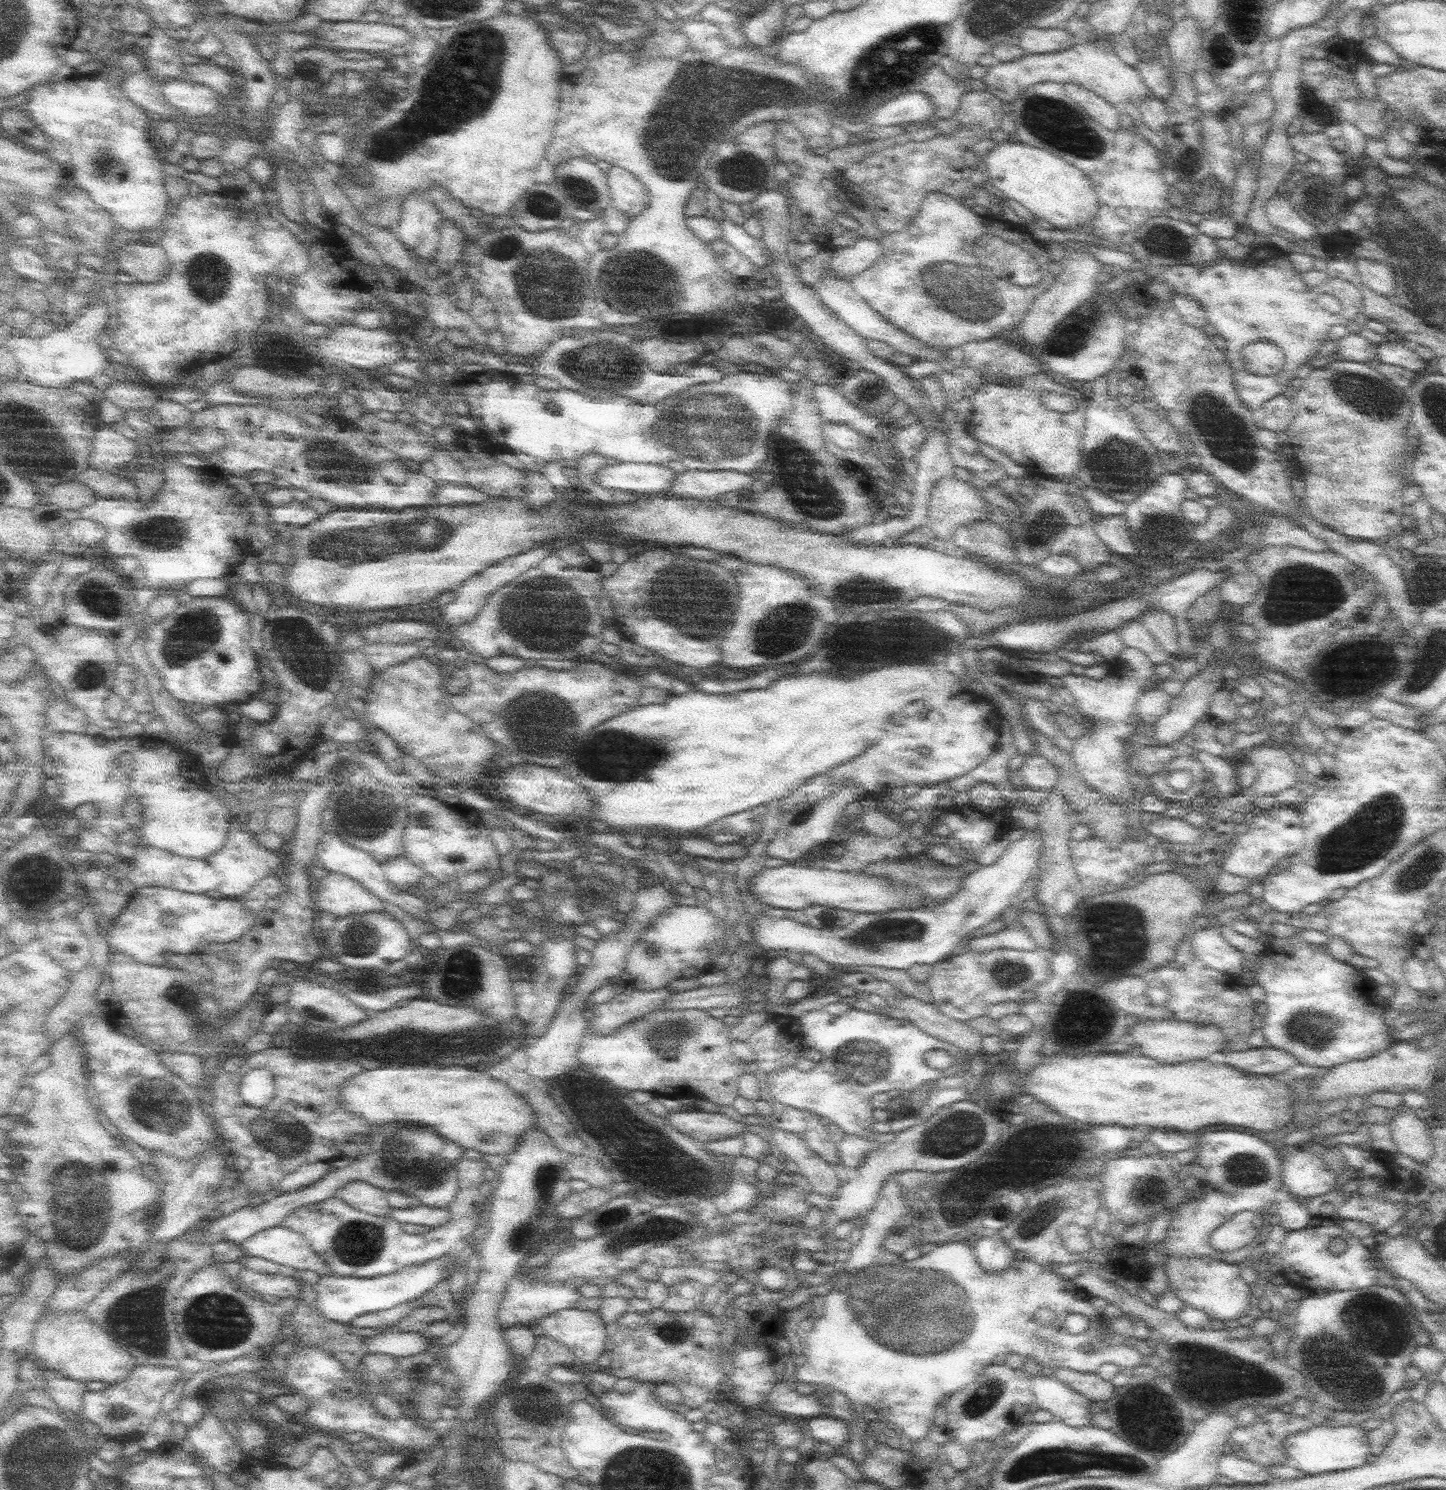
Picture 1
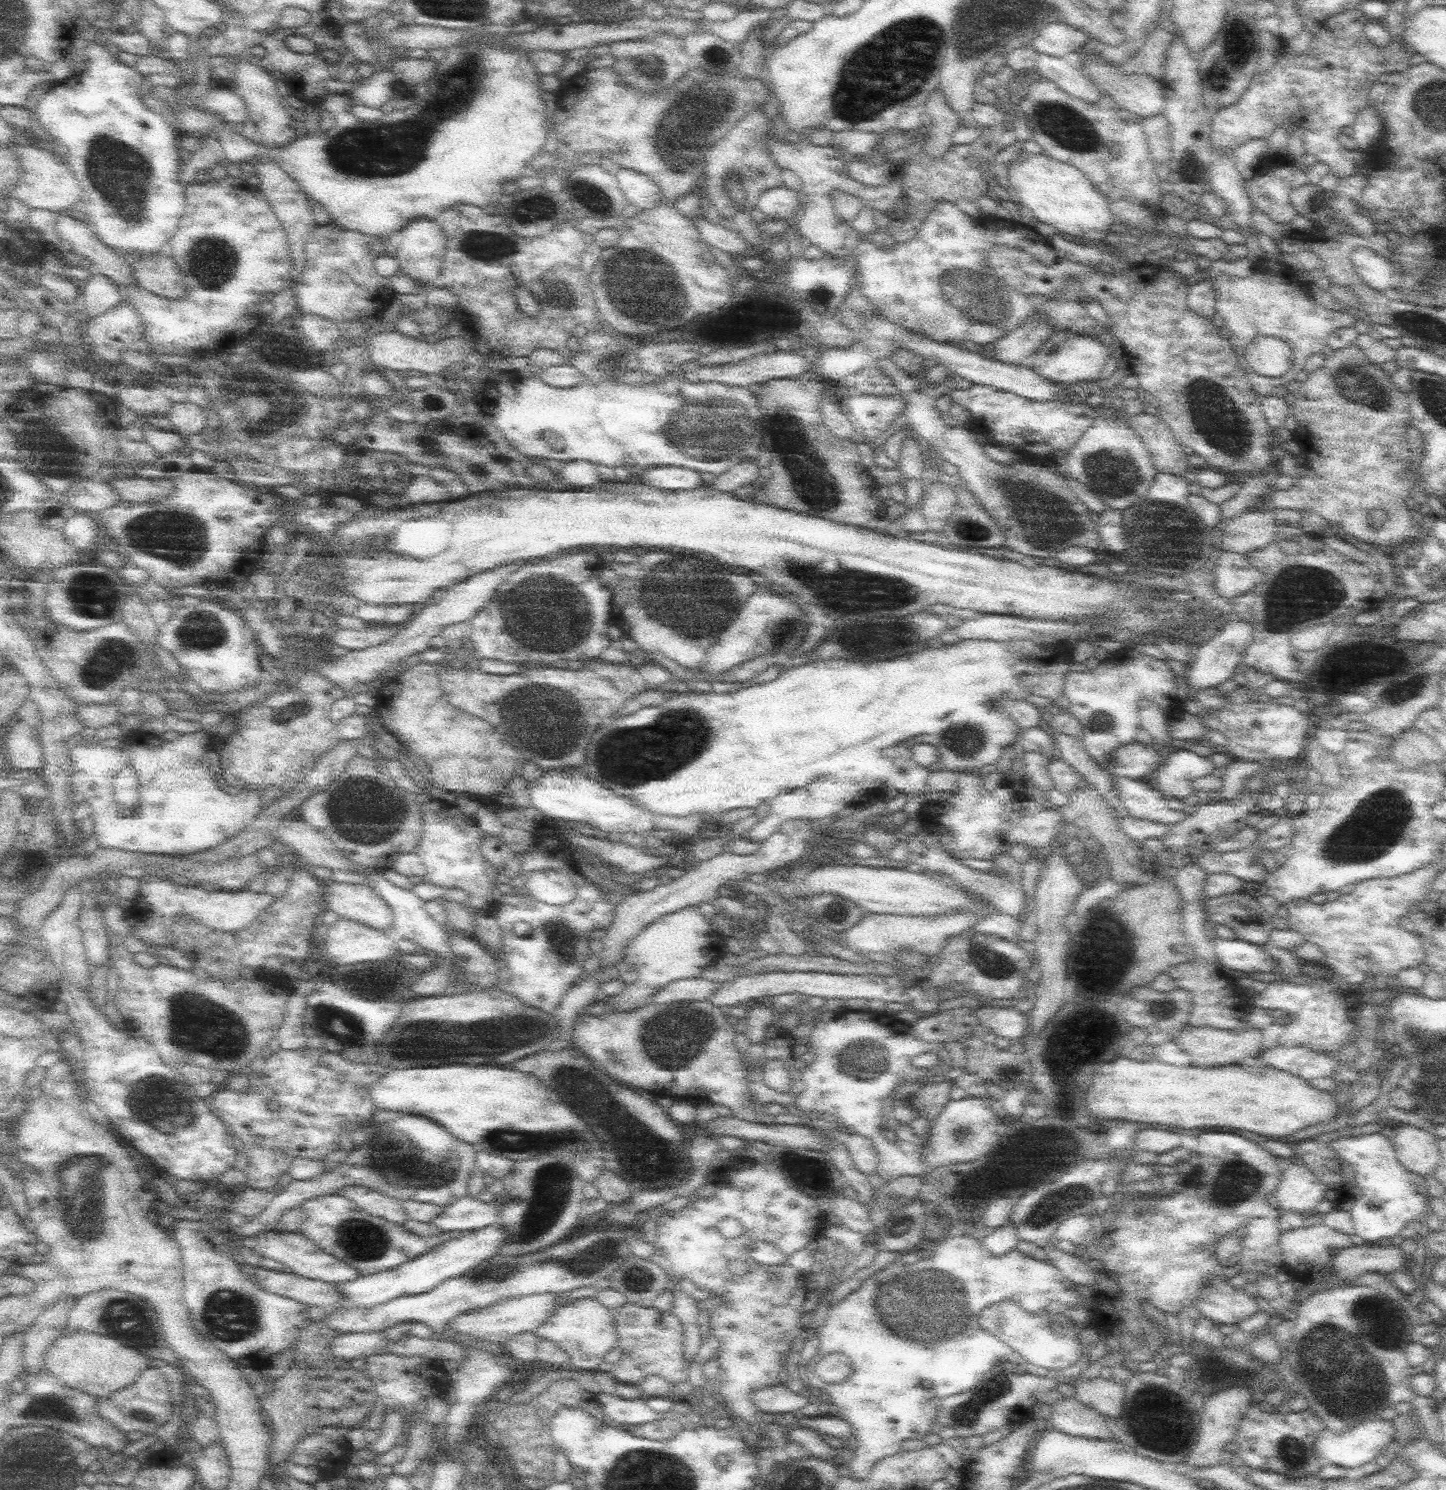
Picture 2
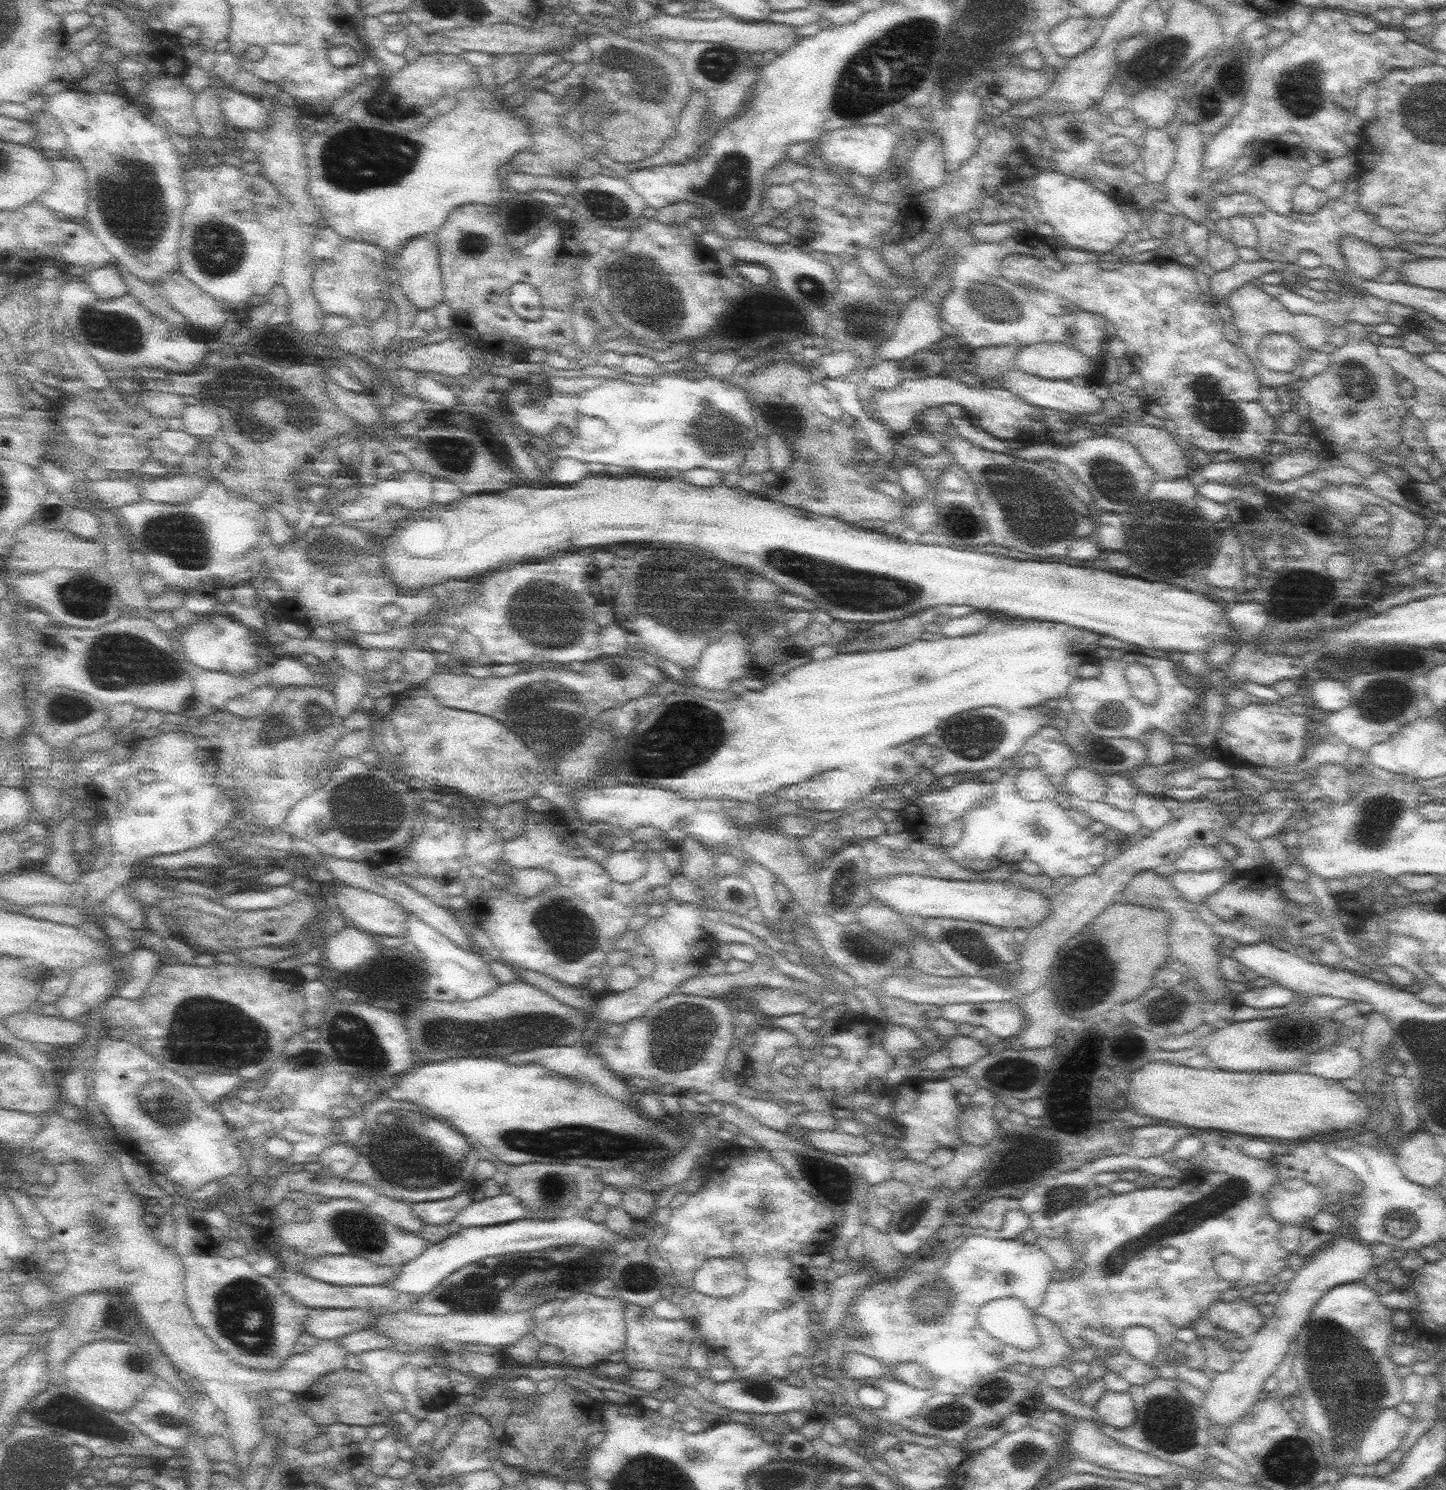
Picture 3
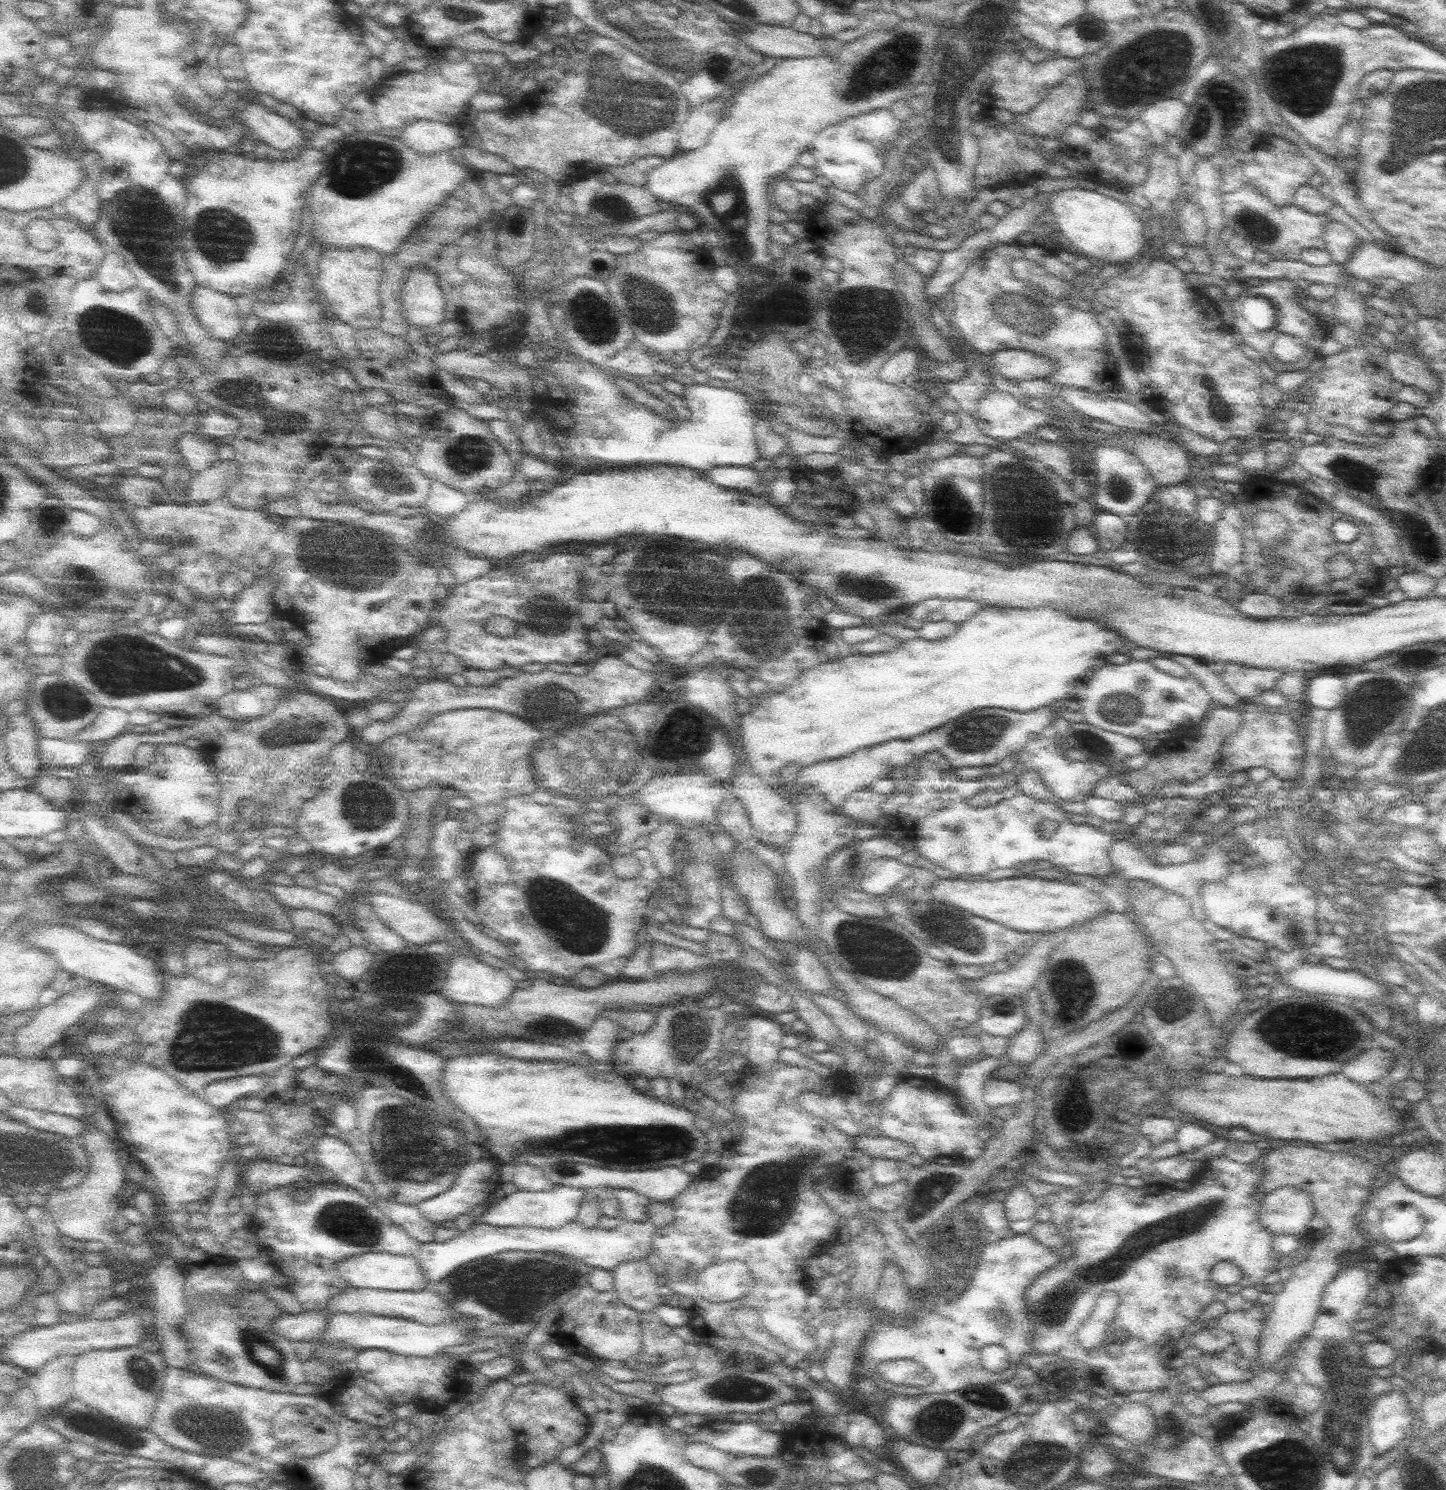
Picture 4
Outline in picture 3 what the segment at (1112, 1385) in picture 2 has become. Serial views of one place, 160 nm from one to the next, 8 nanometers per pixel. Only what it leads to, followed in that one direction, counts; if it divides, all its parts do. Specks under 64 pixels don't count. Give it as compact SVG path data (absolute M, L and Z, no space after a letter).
M1107 1390L1094 1408L1100 1421L1114 1428L1128 1428L1134 1424L1136 1418L1135 1404L1128 1391Z

